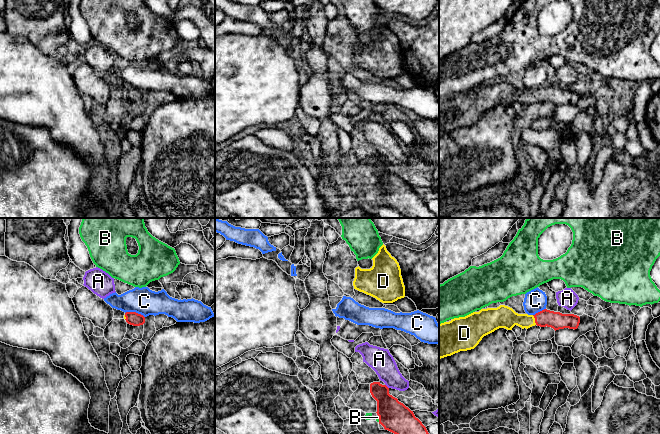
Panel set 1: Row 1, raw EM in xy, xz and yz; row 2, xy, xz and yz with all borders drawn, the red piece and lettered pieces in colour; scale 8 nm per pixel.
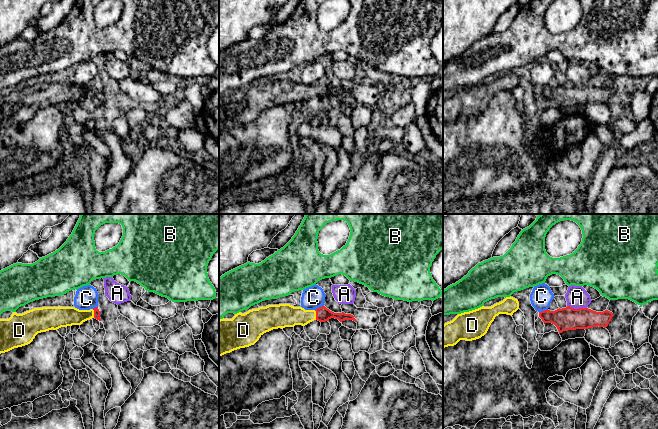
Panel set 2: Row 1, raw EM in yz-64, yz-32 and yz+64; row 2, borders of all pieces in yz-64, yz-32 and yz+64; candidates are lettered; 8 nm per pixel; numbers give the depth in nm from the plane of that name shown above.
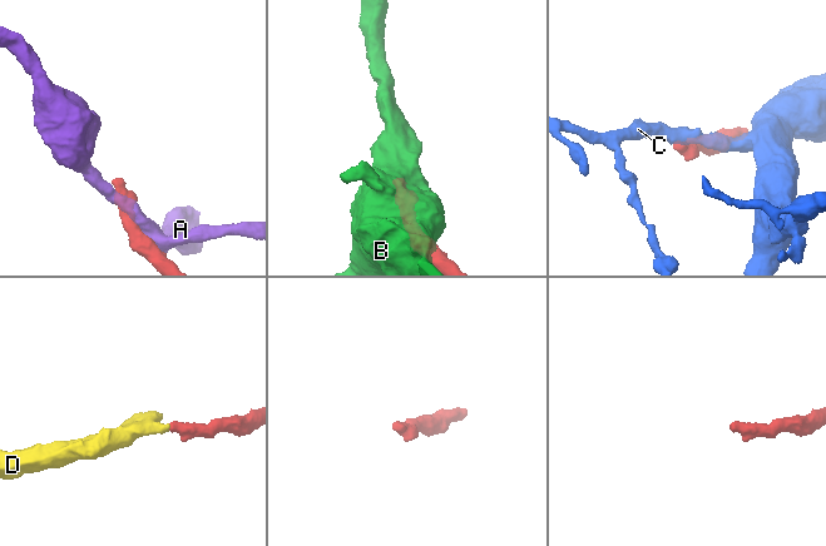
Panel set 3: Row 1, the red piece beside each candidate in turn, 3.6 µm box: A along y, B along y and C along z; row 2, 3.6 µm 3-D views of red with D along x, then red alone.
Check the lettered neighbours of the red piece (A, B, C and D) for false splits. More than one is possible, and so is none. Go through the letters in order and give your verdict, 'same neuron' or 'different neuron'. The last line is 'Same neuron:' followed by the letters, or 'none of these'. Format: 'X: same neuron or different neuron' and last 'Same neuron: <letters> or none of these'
A: different neuron
B: different neuron
C: different neuron
D: same neuron
Same neuron: D

